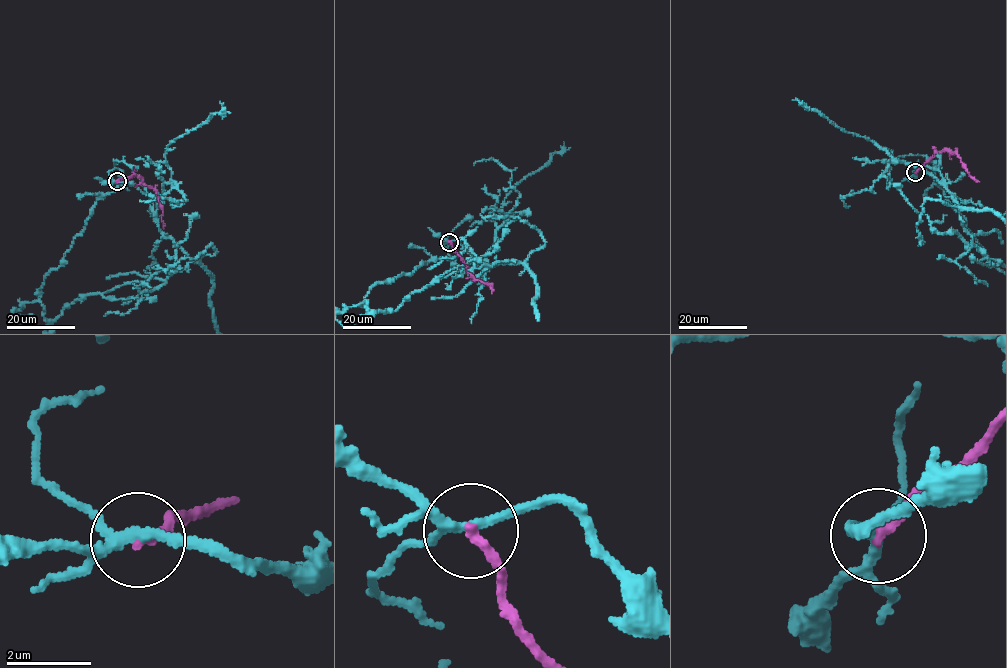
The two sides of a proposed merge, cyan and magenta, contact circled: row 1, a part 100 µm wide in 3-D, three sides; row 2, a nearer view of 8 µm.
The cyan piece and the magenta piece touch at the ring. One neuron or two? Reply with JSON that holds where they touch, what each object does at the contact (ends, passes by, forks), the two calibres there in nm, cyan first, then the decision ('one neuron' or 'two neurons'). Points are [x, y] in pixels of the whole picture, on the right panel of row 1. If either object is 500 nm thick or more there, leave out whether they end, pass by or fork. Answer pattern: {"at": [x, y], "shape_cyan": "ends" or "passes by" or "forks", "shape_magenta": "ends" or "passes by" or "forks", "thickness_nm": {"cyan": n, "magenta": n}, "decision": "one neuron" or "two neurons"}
{"at": [915, 172], "shape_cyan": "forks", "shape_magenta": "ends", "thickness_nm": {"cyan": 200, "magenta": 260}, "decision": "two neurons"}

